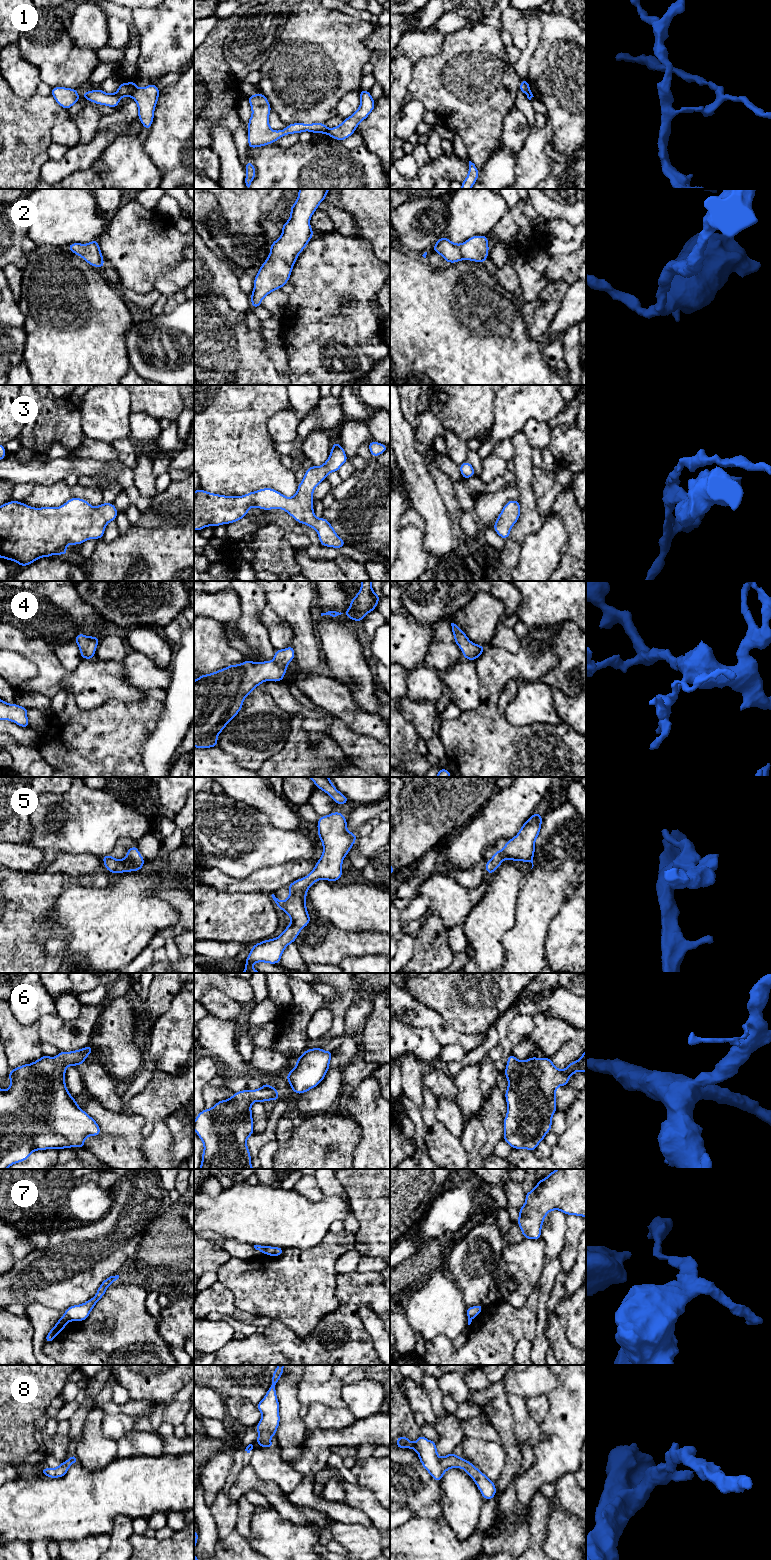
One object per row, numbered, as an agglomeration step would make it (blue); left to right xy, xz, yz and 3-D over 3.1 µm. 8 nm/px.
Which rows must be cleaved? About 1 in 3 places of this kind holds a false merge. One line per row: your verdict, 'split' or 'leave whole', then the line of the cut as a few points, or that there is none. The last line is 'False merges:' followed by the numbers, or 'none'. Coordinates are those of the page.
1: split; cut in xy along (136, 86), (130, 95)
2: leave whole; no cut
3: leave whole; no cut
4: leave whole; no cut
5: leave whole; no cut
6: leave whole; no cut
7: split; cut in xy along (64, 1314), (70, 1319)
8: leave whole; no cut
False merges: 1, 7

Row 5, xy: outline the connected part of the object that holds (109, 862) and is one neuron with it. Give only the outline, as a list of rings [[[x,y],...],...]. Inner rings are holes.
[[[136,845],[127,850],[126,857],[122,860],[117,860],[110,854],[101,856],[101,858],[107,871],[112,874],[141,870],[145,862]]]

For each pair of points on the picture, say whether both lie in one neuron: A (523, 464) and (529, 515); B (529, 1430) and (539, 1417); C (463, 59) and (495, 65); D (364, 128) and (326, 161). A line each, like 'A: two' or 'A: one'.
A: one
B: two
C: one
D: two

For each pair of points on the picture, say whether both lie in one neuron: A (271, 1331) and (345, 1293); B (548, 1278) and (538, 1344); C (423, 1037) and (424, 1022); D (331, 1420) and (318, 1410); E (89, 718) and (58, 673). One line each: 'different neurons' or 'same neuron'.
A: same neuron
B: same neuron
C: different neurons
D: same neuron
E: different neurons

